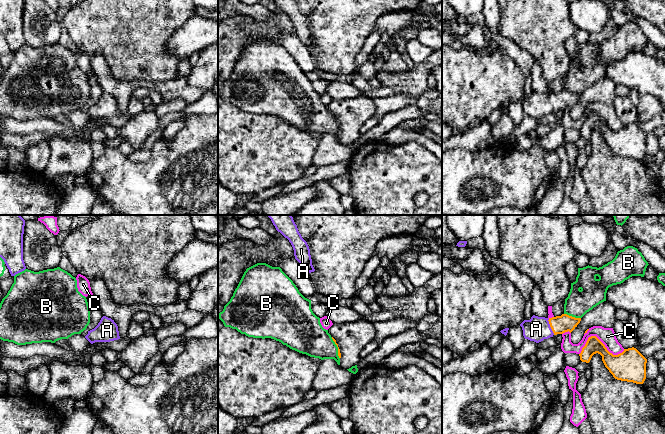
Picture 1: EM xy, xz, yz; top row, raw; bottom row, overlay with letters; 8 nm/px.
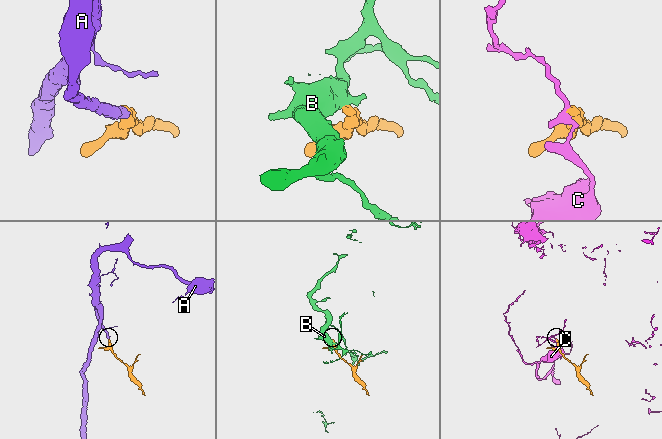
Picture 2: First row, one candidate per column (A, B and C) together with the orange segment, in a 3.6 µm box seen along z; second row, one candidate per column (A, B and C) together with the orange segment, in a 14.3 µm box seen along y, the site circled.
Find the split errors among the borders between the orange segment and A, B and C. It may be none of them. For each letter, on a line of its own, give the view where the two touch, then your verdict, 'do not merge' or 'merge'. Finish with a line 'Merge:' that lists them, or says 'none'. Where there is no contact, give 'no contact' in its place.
A: contact in yz; merge
B: contact in yz; do not merge
C: contact in yz; do not merge
Merge: A

